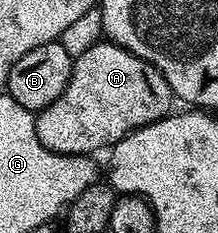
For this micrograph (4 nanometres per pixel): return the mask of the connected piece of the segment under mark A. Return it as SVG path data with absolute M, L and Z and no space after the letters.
M100 41L88 49L88 53L74 59L74 68L70 74L68 85L52 105L37 112L34 124L40 141L50 151L57 155L90 155L98 153L103 148L109 149L118 143L128 133L140 129L144 125L154 123L158 119L165 119L171 114L172 105L176 100L168 81L148 61L128 53L120 45L109 41Z

